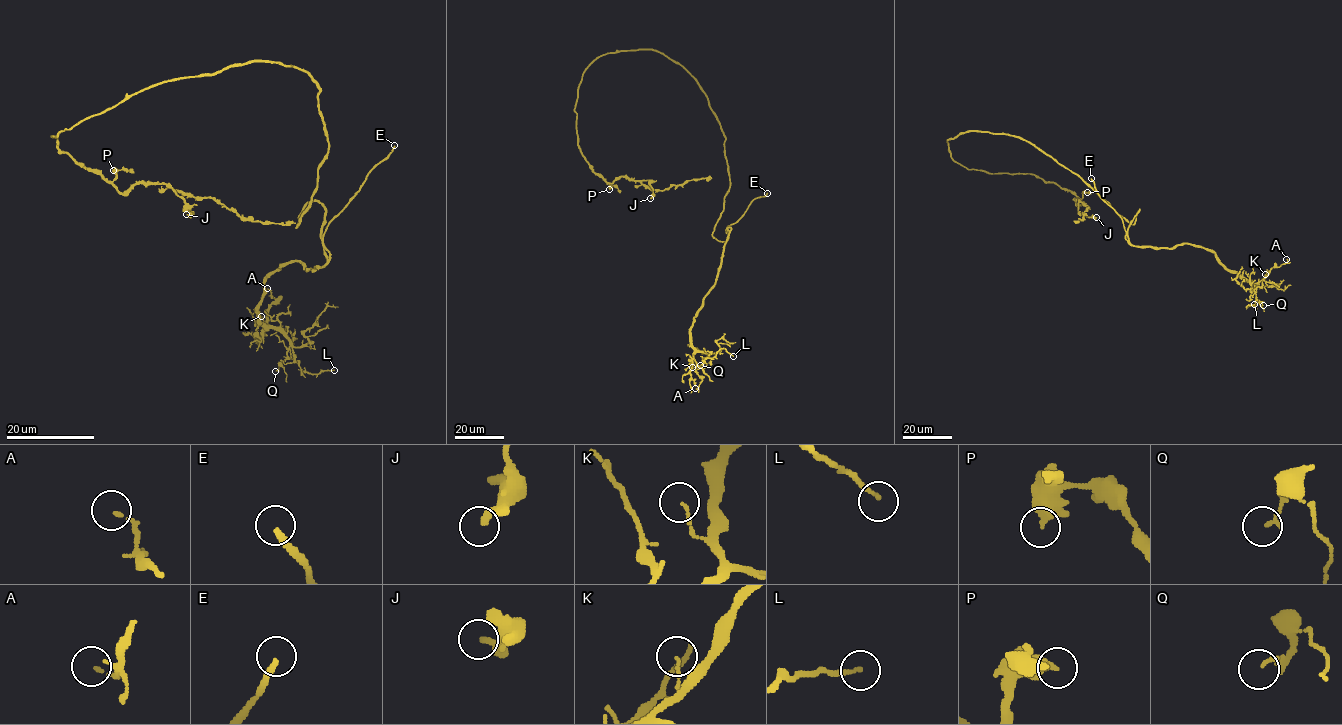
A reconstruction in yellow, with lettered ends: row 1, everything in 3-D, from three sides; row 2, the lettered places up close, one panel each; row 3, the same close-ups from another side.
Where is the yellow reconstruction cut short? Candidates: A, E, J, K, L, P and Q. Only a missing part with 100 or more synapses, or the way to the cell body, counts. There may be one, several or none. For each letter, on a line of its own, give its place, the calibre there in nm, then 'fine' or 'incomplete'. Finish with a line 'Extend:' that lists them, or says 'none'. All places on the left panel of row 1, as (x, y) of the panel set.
A: (267, 288) | 100 nm | fine
E: (394, 145) | 220 nm | incomplete
J: (186, 214) | 220 nm | fine
K: (261, 316) | 90 nm | fine
L: (334, 370) | 140 nm | fine
P: (113, 170) | 400 nm | fine
Q: (275, 371) | 120 nm | fine
Extend: E

